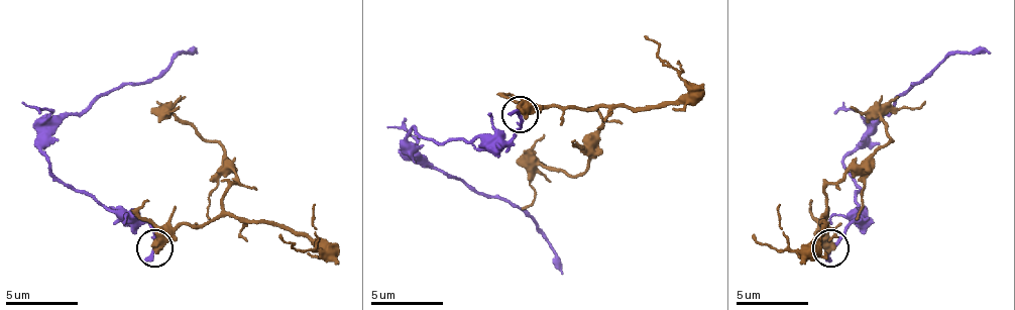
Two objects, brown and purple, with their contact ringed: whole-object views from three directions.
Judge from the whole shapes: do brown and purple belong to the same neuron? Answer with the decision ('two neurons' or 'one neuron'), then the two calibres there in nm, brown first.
two neurons | 700/320 nm

